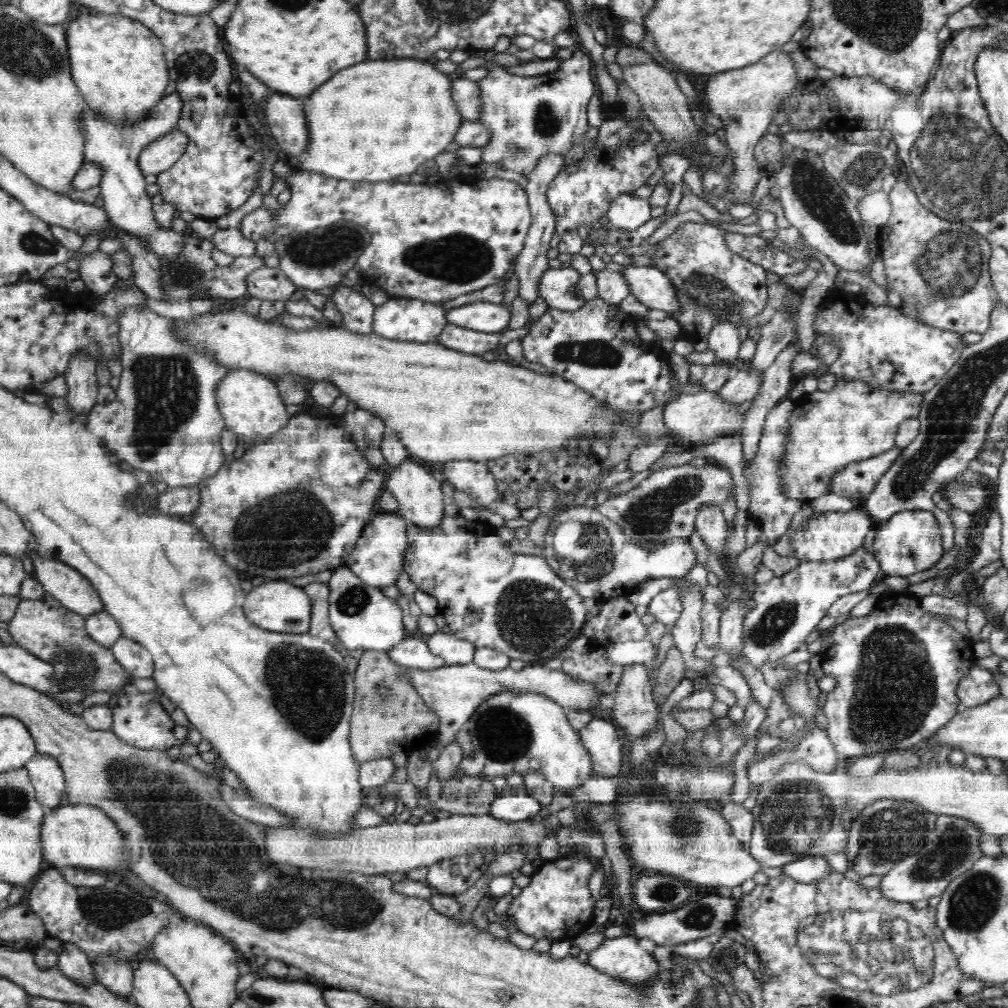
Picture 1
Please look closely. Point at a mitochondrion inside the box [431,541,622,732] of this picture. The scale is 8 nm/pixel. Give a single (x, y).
(531, 617)

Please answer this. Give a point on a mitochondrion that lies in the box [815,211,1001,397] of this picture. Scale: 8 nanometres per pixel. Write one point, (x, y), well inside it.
(950, 262)

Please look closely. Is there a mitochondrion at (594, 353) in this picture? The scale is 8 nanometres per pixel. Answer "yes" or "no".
yes

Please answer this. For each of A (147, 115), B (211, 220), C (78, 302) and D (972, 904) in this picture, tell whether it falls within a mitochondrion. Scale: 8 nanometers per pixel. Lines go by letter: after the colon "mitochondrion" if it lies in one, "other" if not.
A: other
B: other
C: other
D: mitochondrion

